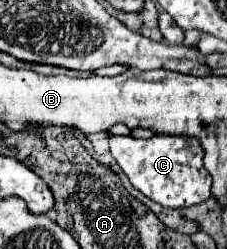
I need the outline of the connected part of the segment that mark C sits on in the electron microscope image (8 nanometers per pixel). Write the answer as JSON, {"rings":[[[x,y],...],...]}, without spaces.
{"rings":[[[129,135],[109,137],[111,155],[121,165],[133,187],[163,207],[179,209],[203,203],[211,197],[209,171],[203,167],[203,151],[197,139],[189,137],[151,137],[135,139]]]}

